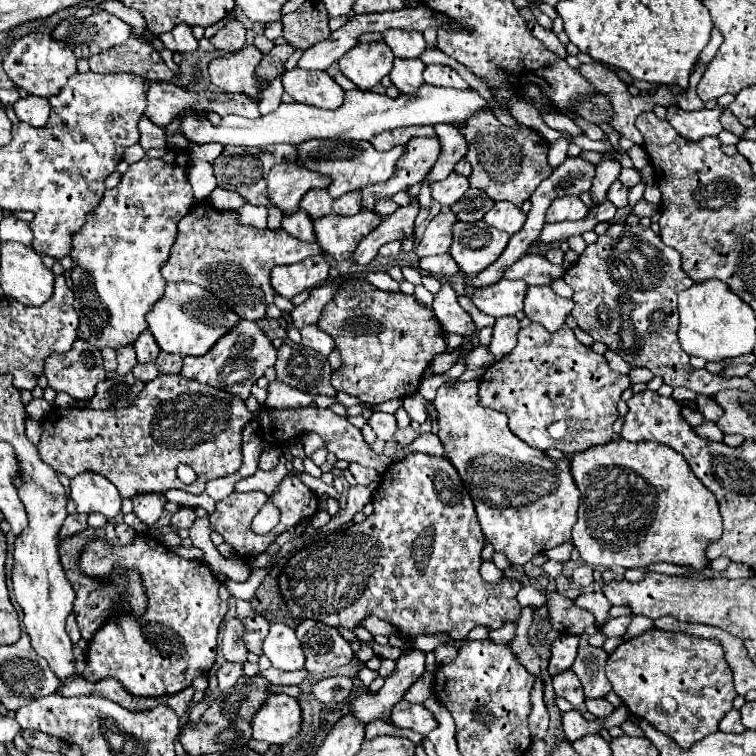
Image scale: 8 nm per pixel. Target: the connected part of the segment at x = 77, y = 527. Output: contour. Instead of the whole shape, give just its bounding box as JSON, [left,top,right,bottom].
[59,513,87,541]

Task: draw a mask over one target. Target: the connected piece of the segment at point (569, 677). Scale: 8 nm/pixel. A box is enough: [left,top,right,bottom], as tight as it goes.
[553,671,585,707]

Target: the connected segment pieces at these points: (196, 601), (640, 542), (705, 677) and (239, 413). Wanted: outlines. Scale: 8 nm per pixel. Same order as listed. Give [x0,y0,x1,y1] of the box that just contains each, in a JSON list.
[[81,533,229,697],[571,441,723,573],[607,629,733,749],[41,375,251,497]]

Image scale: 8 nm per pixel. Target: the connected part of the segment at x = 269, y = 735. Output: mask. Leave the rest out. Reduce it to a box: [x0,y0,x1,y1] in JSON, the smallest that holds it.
[253,693,301,745]

